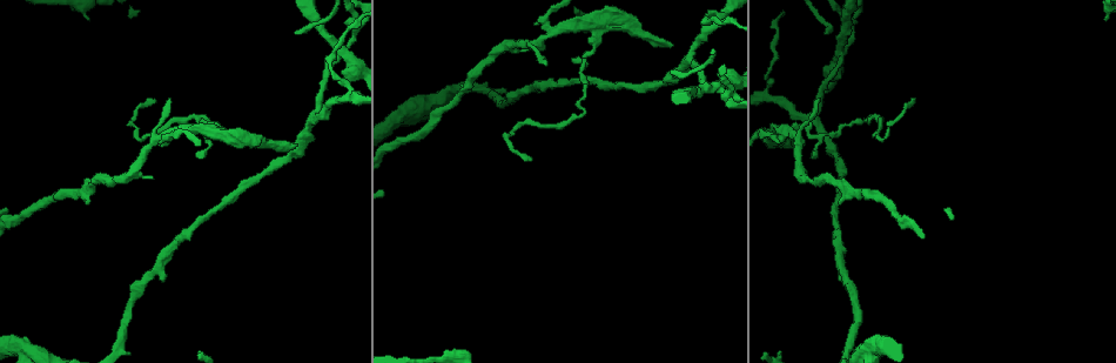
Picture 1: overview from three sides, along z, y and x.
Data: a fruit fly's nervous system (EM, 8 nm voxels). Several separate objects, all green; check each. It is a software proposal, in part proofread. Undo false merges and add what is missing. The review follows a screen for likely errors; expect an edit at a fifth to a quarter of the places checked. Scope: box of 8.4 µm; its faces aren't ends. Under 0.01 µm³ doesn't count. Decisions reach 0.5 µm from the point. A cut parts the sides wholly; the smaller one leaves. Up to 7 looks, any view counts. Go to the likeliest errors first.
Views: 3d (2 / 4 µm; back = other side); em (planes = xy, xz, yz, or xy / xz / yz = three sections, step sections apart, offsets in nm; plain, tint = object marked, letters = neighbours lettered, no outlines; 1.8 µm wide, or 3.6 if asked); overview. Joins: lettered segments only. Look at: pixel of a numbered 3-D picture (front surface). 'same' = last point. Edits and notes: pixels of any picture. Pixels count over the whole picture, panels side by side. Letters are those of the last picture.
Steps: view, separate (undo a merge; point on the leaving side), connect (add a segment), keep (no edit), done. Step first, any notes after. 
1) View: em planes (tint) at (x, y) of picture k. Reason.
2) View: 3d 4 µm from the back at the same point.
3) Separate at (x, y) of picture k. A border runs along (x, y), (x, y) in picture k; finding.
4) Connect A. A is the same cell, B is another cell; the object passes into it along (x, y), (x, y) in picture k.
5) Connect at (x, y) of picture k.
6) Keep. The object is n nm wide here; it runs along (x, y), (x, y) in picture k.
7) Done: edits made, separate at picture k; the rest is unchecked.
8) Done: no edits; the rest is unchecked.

View: em xz step 4 (letters) at (841, 52) of picture 1. Abrupt turn.

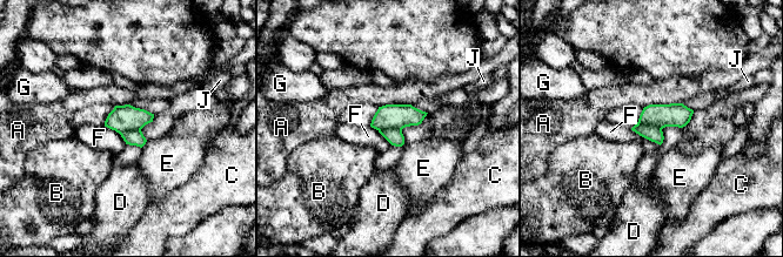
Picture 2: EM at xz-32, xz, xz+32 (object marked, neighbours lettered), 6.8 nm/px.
Separate at (678, 115) of picture 2. A, B, C, D, E, F, G and J are other cells; two cells meet here.

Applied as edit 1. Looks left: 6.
View: overview. Redraw.

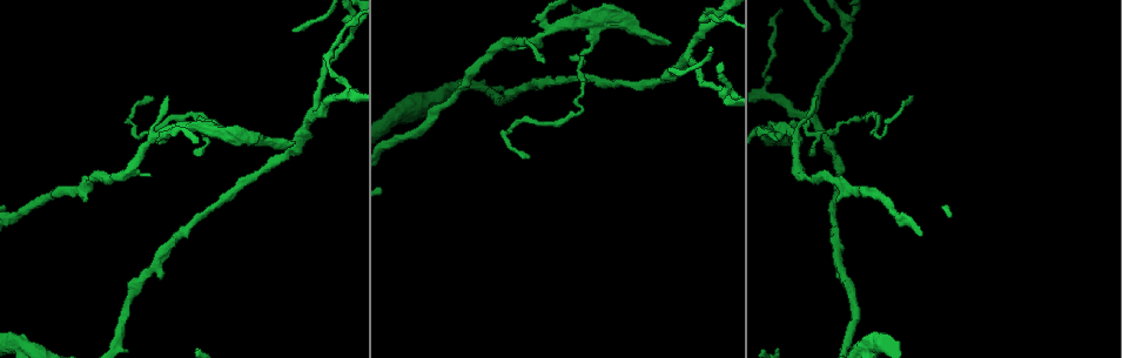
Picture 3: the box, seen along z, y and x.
View: em planes (letters) at (785, 140) of picture 3. Thick turns thin.

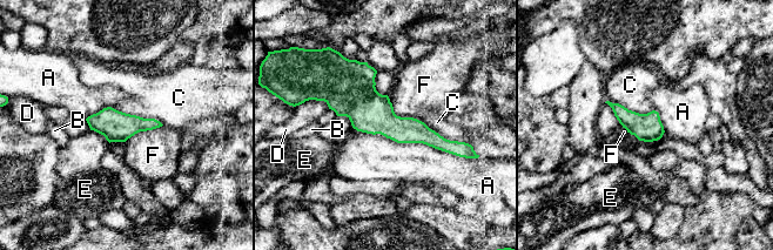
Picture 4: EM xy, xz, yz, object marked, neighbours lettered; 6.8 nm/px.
Keep. The longest contact is with A, 550 nm; A, B, C, D, E and F are other cells; continuous, no second cell.

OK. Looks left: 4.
View: 3d 2 µm at (768, 96) of picture 3. Abrupt turn.

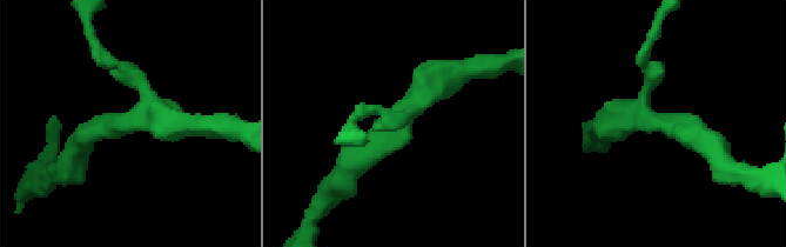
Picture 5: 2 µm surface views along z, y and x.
View: em yz step 8 (tint) at (649, 122) of picture 5. Now the EM.

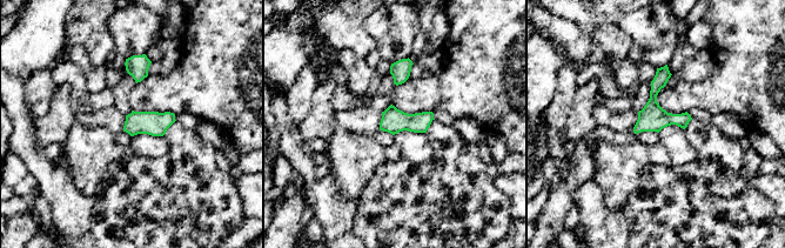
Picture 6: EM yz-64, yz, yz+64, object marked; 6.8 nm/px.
View: em planes (letters) at the same point.

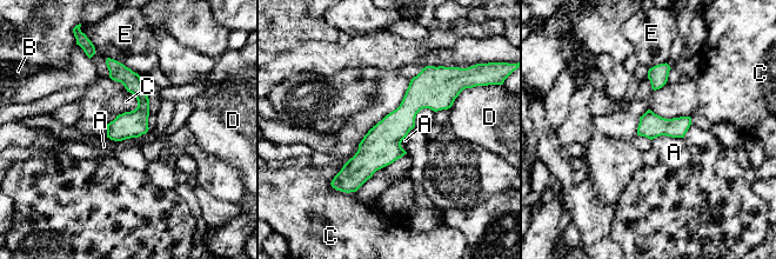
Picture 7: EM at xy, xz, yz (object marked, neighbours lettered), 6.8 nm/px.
Keep. A, B, C, D and E are other cells; a border runs along (682, 137), (657, 135), (651, 140) in picture 7; all the same cell.

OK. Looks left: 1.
Done: edits made, separate at picture 2; the rest is unchecked.

